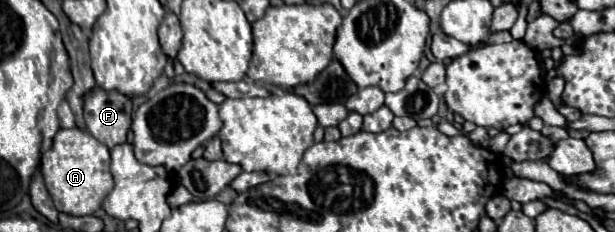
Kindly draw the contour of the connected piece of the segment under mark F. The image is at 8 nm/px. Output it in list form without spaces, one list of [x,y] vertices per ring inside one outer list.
[[[94,88],[86,94],[84,102],[84,120],[88,132],[104,142],[110,150],[112,146],[124,144],[128,138],[130,122],[132,122],[132,102],[118,90],[102,90]]]

